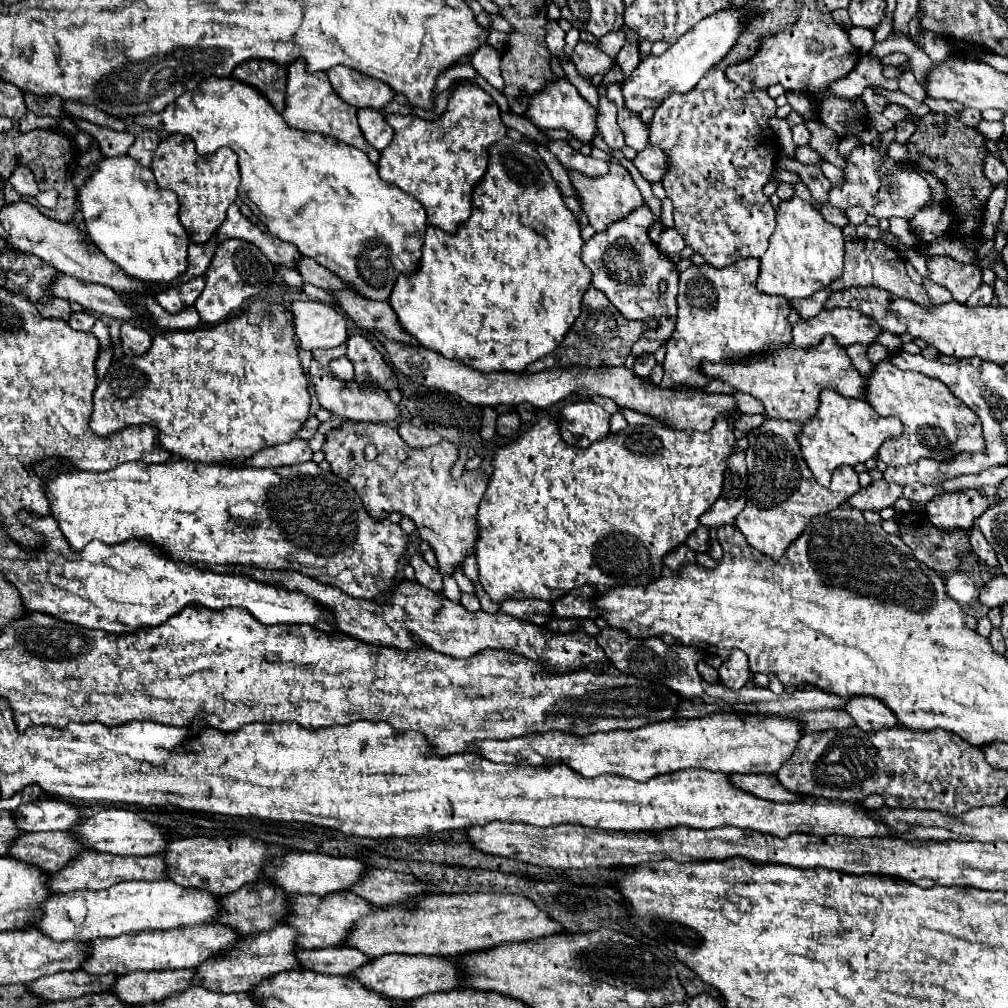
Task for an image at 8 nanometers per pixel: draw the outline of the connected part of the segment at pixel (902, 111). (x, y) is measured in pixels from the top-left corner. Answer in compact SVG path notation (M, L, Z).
M889 103L889 105L883 109L883 115L885 115L889 121L893 121L893 123L901 121L901 117L913 117L915 121L919 119L918 116L912 114L906 107L897 105L897 103Z

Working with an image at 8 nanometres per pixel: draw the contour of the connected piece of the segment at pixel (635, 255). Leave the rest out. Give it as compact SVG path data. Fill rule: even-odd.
M649 205L637 207L633 213L629 213L625 219L609 225L603 233L595 233L589 241L583 245L581 259L591 269L593 279L591 285L607 295L607 299L627 317L637 321L649 321L655 319L659 323L657 329L645 329L643 335L633 345L631 353L635 357L643 353L653 353L661 343L665 343L673 329L675 329L675 317L677 317L677 279L679 273L673 269L673 263L669 257L665 257L655 243L649 239L647 231L653 225L655 215L649 209ZM665 281L667 289L661 293L659 283Z

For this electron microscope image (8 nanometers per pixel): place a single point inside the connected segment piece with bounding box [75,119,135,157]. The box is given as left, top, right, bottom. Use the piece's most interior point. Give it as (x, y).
(112, 142)

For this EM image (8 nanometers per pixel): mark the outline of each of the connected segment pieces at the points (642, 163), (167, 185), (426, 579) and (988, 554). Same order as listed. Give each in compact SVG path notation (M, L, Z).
M647 145L643 151L637 153L637 157L633 159L633 165L641 171L641 175L649 183L653 183L663 179L663 175L667 173L669 161L667 161L667 155L657 145Z
M169 135L161 139L153 155L153 175L161 189L171 189L179 199L179 219L189 233L193 243L205 243L215 229L225 221L227 207L235 203L237 189L241 183L237 155L229 147L221 147L213 155L199 155L195 145L185 135Z
M421 553L411 555L411 557L409 557L409 565L415 569L415 577L417 577L417 581L419 581L423 587L433 589L433 591L441 591L441 589L443 589L443 583L441 583L443 577L441 577L441 573L439 573L435 567L427 565L425 559L421 557Z
M977 527L971 529L969 541L971 541L971 547L973 547L973 551L975 551L977 557L981 557L989 567L997 567L997 557L993 553L993 547L987 543L987 539L983 537L983 533L979 533Z

